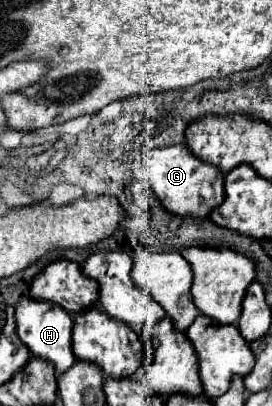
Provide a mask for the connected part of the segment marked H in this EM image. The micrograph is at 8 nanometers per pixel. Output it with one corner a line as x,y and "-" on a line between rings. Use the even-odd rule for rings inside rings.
22,298
16,304
16,334
28,346
28,350
44,360
50,360
56,368
56,374
66,372
76,358
72,358
72,318
60,308
52,306
52,302
38,302
32,298
-
46,310
46,312
42,312

